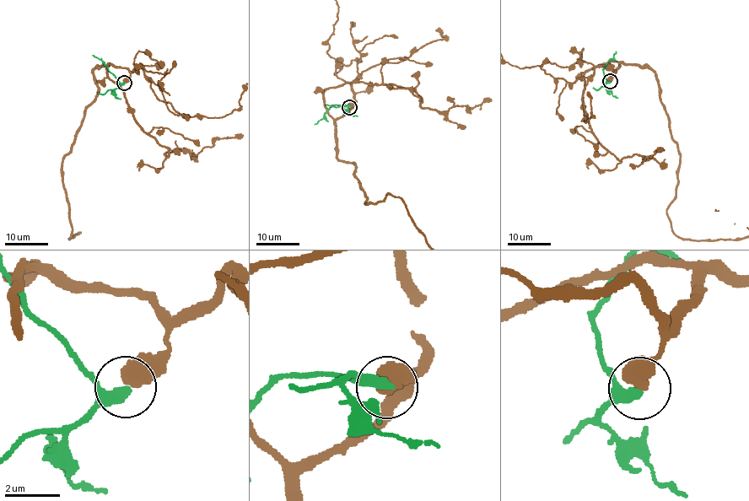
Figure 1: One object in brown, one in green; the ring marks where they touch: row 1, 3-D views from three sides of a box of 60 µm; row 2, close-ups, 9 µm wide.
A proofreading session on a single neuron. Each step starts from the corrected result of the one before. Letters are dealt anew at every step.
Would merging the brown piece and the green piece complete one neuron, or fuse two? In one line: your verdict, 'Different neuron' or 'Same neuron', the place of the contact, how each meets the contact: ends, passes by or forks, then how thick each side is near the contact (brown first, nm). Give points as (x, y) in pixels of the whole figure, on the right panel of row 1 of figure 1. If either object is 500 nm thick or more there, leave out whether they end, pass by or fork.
Different neuron. Place: (610, 81). Thickness 600 nm (brown) against 360 nm

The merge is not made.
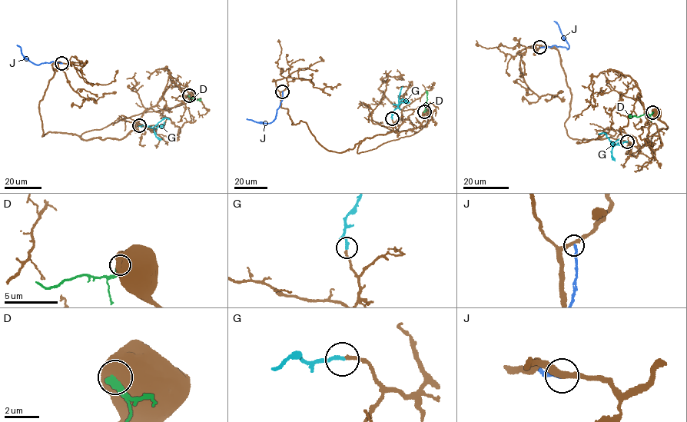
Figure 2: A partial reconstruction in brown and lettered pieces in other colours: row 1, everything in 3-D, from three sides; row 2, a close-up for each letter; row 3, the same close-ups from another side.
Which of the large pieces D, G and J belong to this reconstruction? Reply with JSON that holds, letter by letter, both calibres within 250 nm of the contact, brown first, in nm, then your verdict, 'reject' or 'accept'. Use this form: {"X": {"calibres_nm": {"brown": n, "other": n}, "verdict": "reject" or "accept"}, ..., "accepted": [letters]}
{"D": {"calibres_nm": {"brown": 1050, "other": 500}, "verdict": "reject"}, "G": {"calibres_nm": {"brown": 180, "other": 240}, "verdict": "accept"}, "J": {"calibres_nm": {"brown": 360, "other": 200}, "verdict": "reject"}, "accepted": ["G"]}

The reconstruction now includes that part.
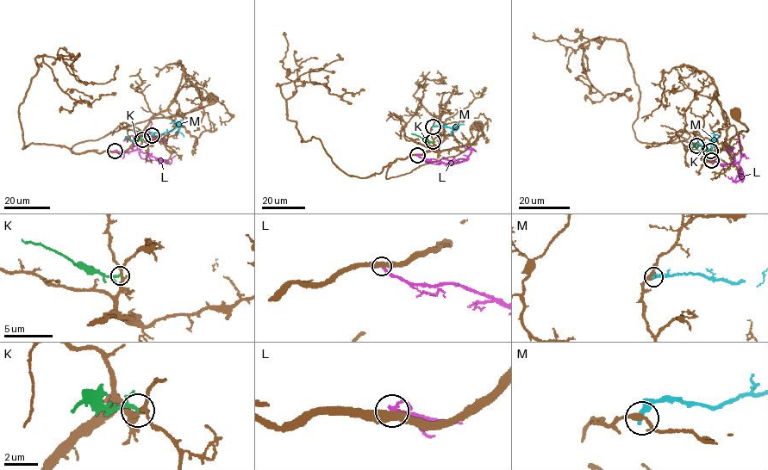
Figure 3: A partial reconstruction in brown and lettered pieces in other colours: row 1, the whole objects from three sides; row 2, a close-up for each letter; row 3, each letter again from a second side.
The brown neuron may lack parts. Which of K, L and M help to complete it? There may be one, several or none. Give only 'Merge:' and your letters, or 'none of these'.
Merge: none of these

